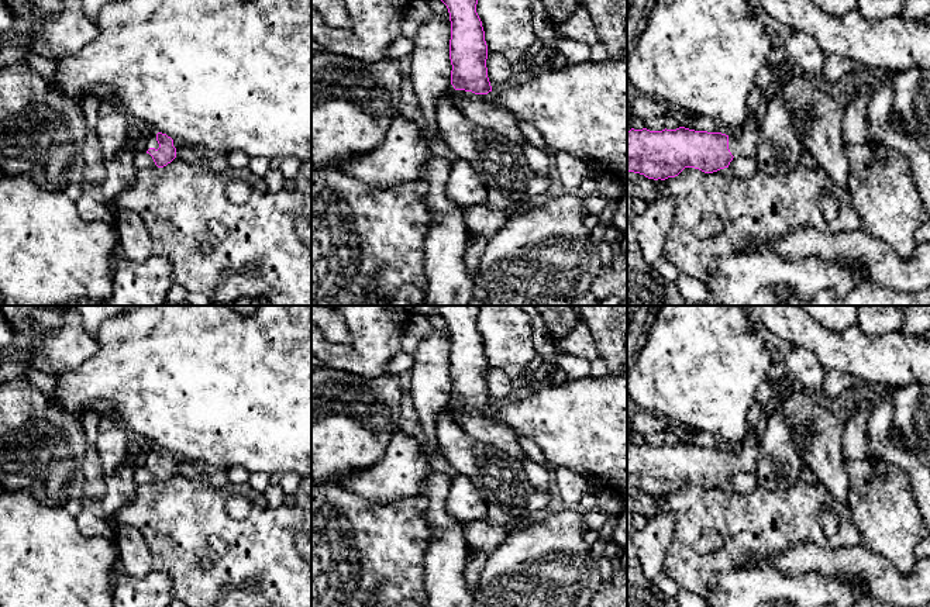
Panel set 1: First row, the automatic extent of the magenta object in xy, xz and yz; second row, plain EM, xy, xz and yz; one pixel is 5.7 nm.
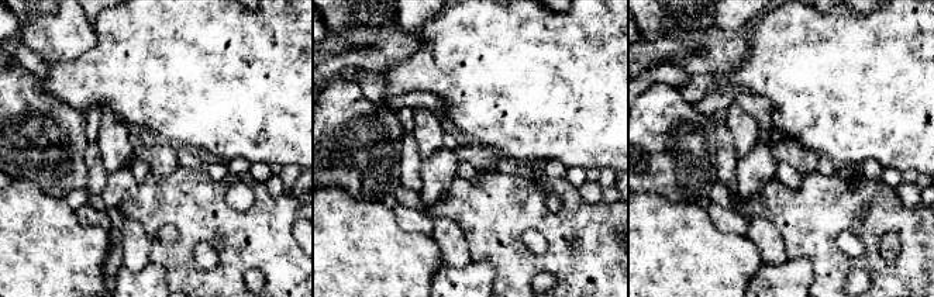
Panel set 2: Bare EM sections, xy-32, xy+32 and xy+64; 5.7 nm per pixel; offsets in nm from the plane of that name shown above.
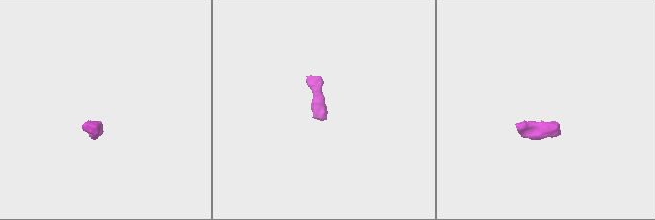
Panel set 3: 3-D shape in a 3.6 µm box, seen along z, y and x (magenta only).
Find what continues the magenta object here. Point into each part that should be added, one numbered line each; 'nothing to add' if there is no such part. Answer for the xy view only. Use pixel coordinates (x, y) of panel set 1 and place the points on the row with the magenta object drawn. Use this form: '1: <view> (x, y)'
1: xy (143, 144)

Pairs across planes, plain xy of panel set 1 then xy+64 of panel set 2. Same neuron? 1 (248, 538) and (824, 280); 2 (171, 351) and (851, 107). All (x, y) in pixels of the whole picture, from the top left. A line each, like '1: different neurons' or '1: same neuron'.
1: same neuron
2: same neuron

